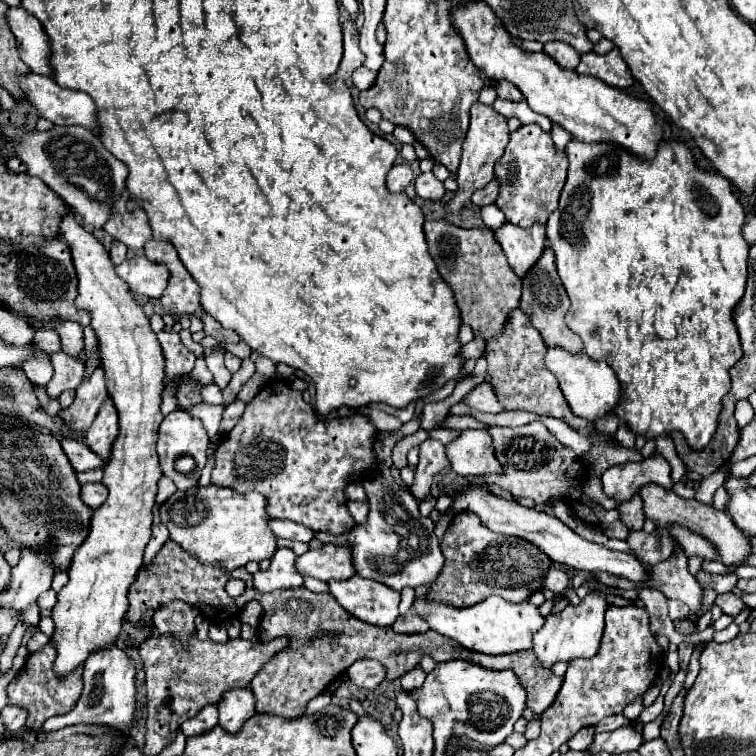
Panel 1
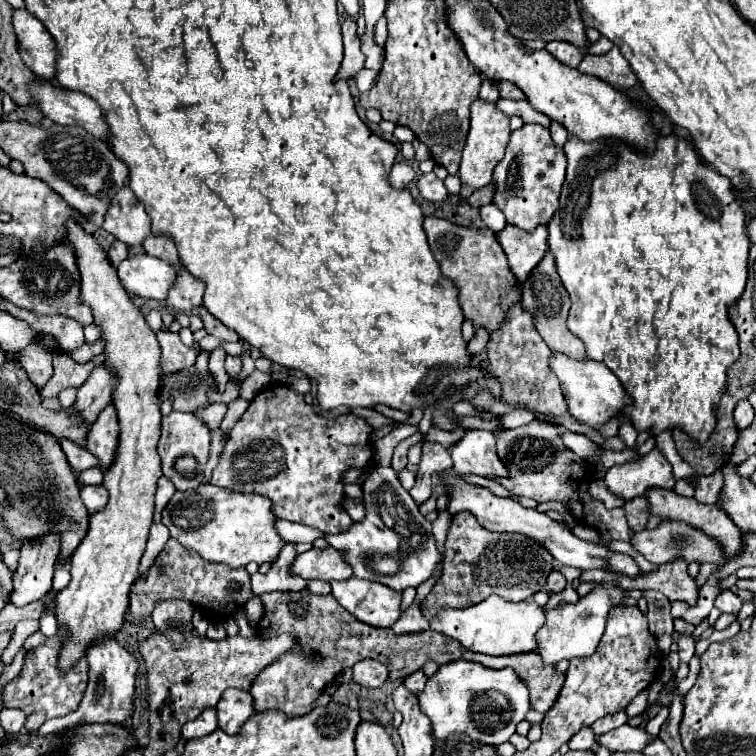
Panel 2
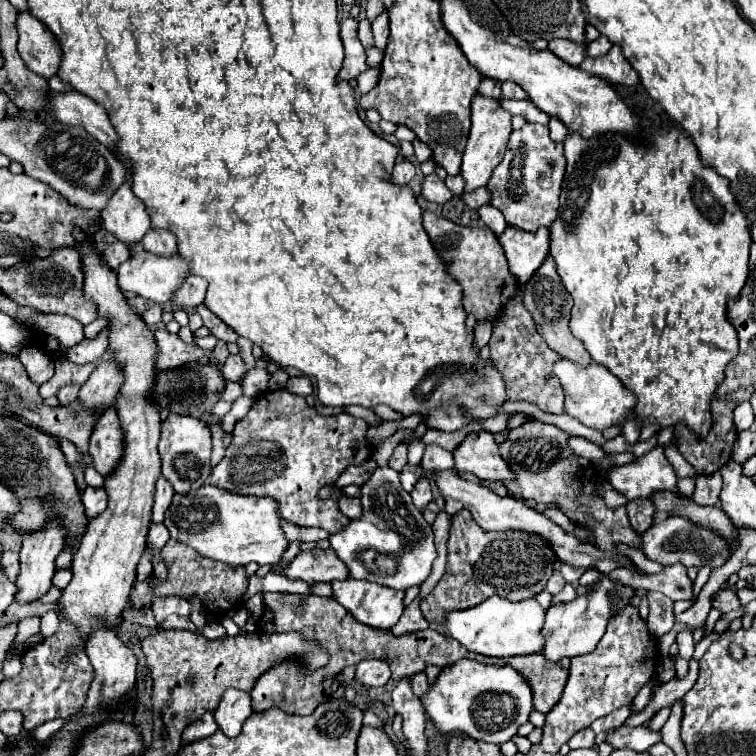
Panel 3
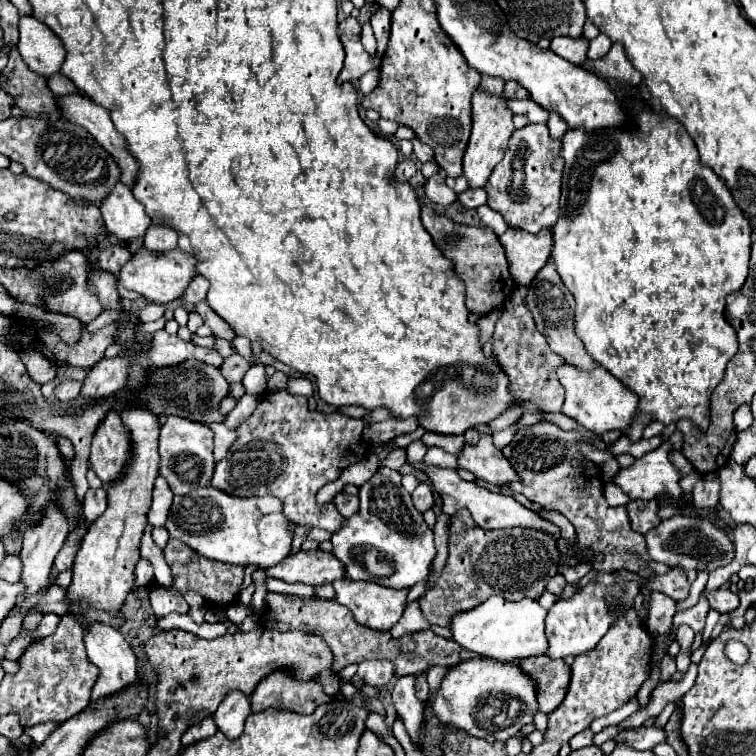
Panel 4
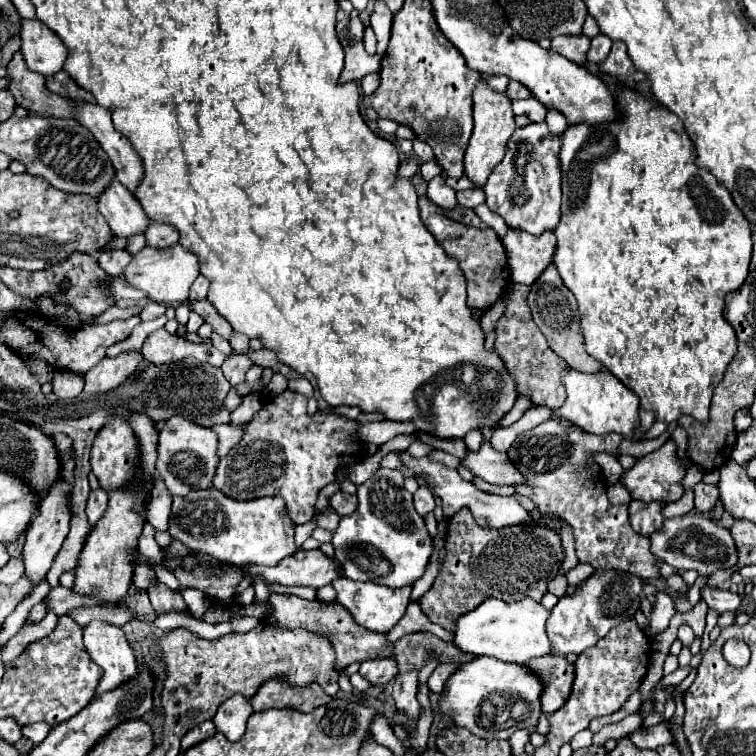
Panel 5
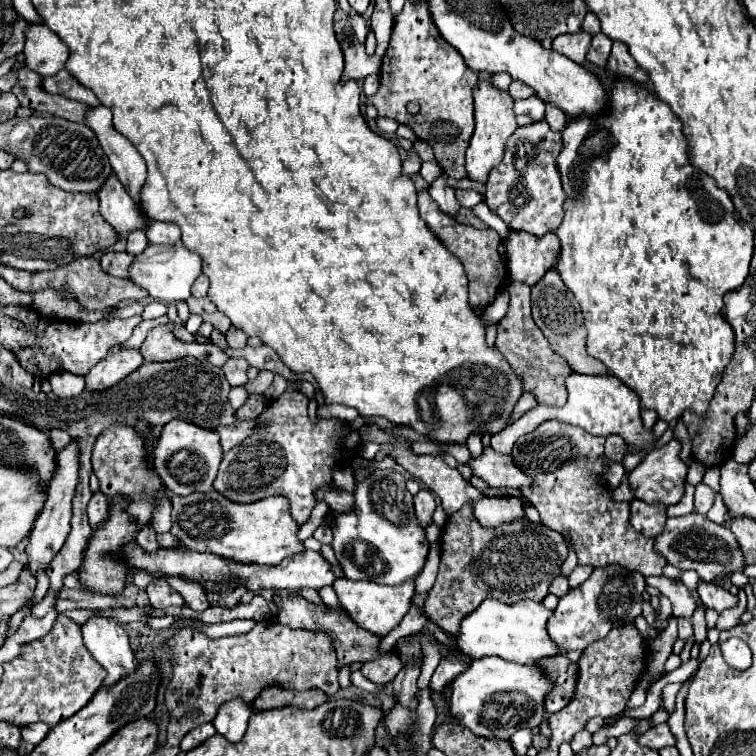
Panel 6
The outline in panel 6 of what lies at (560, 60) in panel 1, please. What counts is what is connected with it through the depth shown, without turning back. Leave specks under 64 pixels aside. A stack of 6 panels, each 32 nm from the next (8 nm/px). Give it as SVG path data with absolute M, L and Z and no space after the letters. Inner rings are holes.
M580 30L578 34L562 34L562 36L554 38L552 50L564 54L566 58L574 60L576 64L584 64L586 52L590 48L590 40L592 40L592 36L586 34L584 30Z

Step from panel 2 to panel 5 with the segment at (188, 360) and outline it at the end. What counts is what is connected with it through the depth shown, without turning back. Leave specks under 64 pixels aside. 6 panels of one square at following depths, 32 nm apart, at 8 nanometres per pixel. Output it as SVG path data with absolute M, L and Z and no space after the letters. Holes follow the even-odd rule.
M164 328L152 332L144 346L142 346L142 356L150 364L174 364L184 358L196 358L202 362L208 362L212 366L222 366L224 354L220 354L214 346L204 346L204 344L192 344L176 334L168 334Z

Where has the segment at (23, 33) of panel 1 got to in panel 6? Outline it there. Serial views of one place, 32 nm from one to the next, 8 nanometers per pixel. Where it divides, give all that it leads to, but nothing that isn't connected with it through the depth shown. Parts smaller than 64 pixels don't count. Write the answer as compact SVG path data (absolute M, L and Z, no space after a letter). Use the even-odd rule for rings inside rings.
M28 22L24 30L24 60L26 66L42 76L54 76L68 60L68 46L46 26Z

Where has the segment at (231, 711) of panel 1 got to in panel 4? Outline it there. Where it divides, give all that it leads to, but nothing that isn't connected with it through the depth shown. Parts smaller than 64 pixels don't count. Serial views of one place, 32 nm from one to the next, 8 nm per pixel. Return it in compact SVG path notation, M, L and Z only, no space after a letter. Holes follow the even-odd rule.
M232 690L232 692L226 694L222 704L214 712L214 722L216 722L218 730L222 730L226 734L226 738L234 740L234 738L238 738L242 734L244 720L250 714L252 714L250 696L246 696L244 692Z

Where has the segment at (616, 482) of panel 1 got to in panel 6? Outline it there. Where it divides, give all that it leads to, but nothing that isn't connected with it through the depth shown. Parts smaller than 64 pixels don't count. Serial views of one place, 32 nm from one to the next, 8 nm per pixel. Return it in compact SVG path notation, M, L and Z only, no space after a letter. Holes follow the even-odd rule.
M670 440L666 446L648 452L646 458L632 472L628 472L628 484L634 492L634 498L644 500L648 504L660 502L660 504L666 504L666 506L676 504L682 498L684 478L686 478L688 466L684 466L684 462L678 458L678 452L680 452L680 442Z

